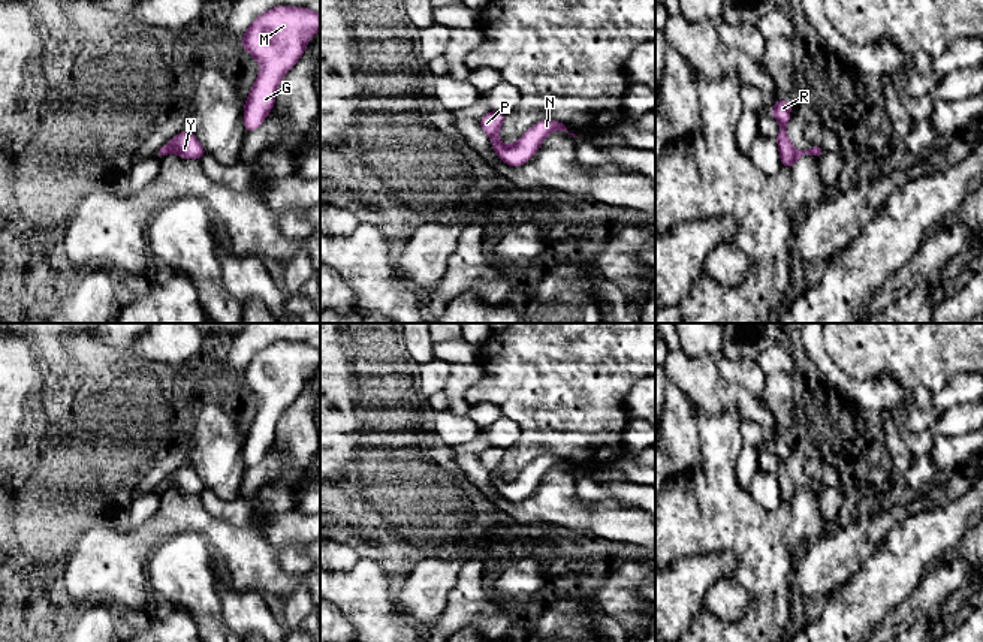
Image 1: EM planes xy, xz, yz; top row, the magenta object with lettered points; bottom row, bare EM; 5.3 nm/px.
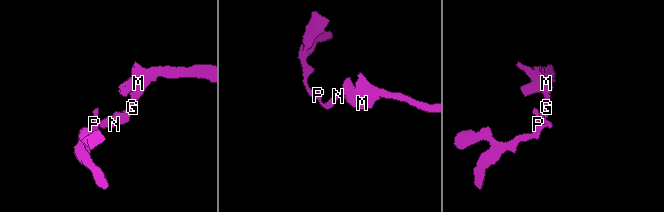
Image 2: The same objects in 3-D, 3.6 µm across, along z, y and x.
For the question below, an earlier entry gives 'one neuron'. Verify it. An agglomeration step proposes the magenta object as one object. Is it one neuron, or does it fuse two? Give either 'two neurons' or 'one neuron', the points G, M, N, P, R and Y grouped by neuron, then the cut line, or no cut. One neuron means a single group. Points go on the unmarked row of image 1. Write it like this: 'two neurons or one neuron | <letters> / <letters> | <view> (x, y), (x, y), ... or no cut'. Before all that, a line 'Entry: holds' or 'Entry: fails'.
Entry: holds
one neuron | G M N P R Y | no cut

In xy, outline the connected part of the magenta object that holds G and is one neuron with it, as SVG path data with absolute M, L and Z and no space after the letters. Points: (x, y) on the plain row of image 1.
M275 341L257 352L241 377L260 400L244 440L247 468L260 462L275 438L277 422L304 391L313 370L320 367L320 349L307 343Z

